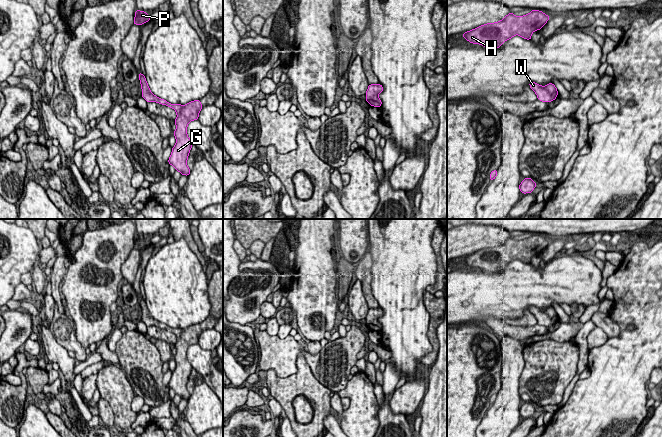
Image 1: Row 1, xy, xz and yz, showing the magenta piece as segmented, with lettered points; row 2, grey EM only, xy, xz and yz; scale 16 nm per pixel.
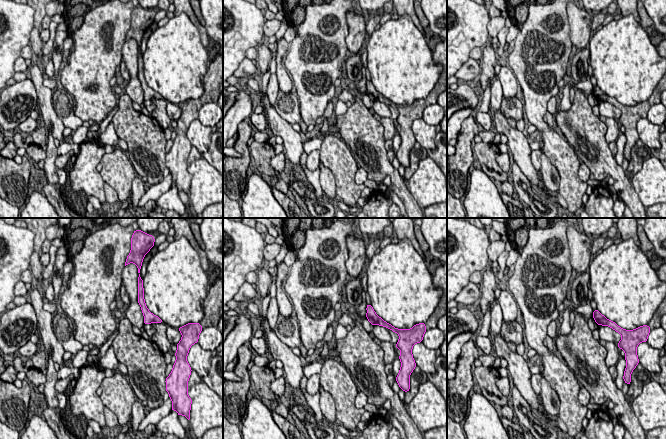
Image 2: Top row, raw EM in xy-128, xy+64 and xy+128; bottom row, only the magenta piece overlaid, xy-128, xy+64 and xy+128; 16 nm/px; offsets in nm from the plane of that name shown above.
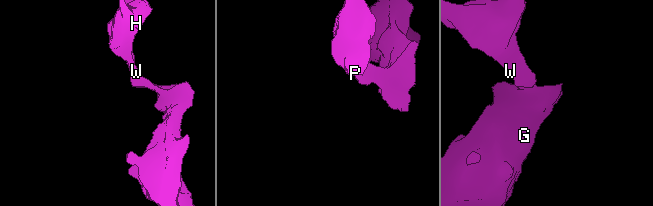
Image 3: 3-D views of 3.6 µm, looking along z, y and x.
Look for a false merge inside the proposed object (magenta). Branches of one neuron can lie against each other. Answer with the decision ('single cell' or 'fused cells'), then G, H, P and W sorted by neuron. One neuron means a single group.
single cell | G H P W

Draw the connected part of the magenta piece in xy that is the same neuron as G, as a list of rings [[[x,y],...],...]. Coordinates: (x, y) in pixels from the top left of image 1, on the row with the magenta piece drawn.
[[[139,72],[139,80],[142,88],[142,97],[148,102],[157,102],[173,108],[176,111],[177,118],[174,121],[176,130],[173,132],[176,138],[176,144],[172,148],[172,153],[168,160],[169,165],[173,165],[175,170],[181,175],[189,176],[190,169],[187,166],[187,159],[192,147],[192,142],[187,135],[187,126],[193,120],[198,120],[199,112],[202,109],[200,100],[194,100],[186,105],[171,104],[164,99],[155,96],[149,89],[145,76]]]

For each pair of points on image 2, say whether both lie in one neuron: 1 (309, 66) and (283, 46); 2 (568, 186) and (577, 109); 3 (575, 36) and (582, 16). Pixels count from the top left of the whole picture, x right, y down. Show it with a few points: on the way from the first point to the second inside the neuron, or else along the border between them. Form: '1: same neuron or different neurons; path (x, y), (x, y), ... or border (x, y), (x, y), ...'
1: different neurons; border (290, 43), (288, 49)
2: different neurons; border (566, 140), (581, 161)
3: same neuron; path (580, 31), (580, 21)

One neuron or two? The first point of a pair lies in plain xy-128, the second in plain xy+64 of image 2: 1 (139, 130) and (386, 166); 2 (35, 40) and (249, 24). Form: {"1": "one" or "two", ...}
{"1": "one", "2": "two"}

